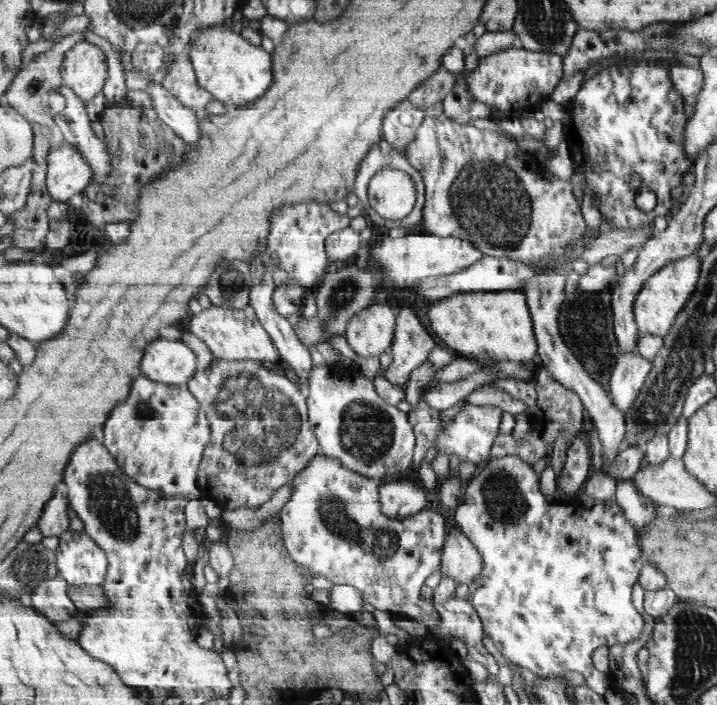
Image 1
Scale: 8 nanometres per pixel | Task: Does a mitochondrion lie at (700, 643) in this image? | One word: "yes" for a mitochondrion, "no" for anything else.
yes

